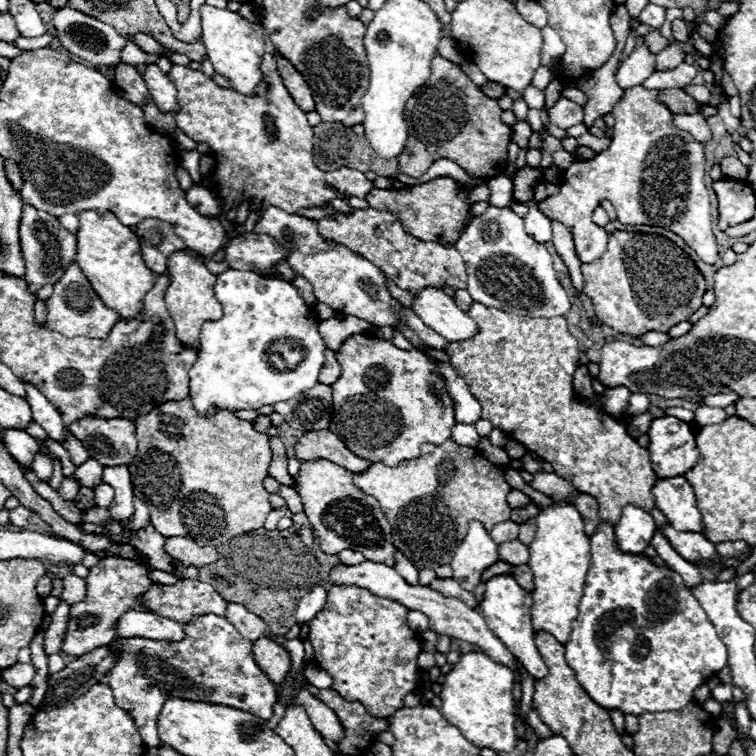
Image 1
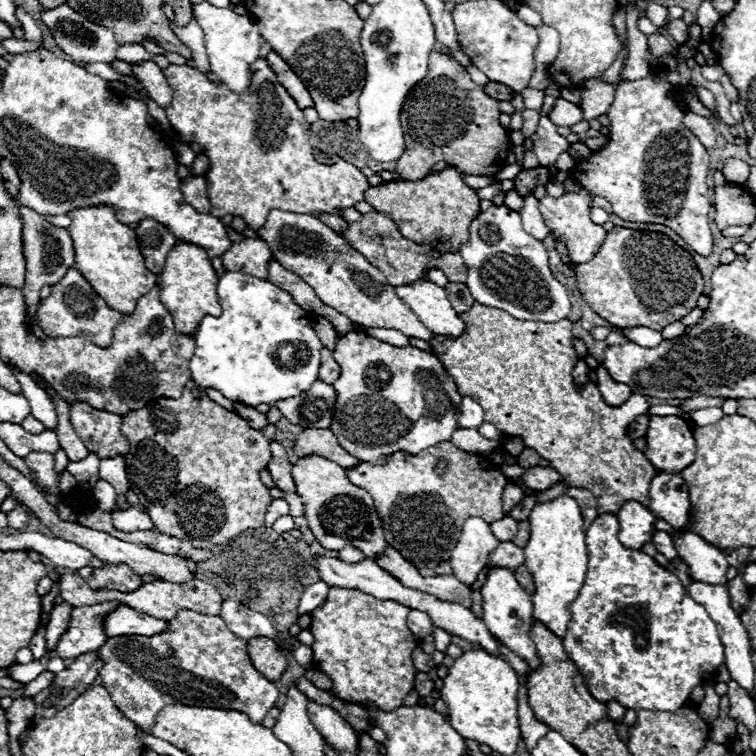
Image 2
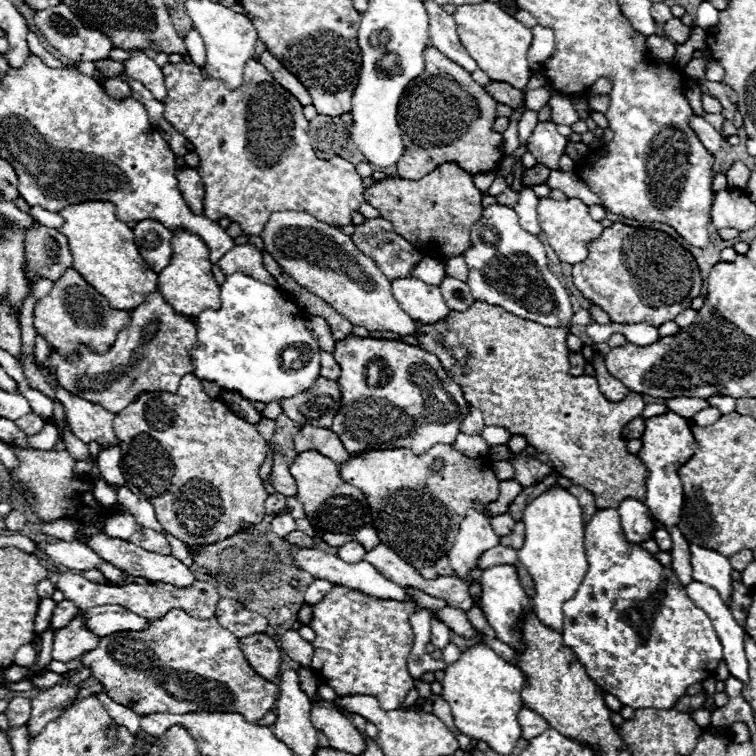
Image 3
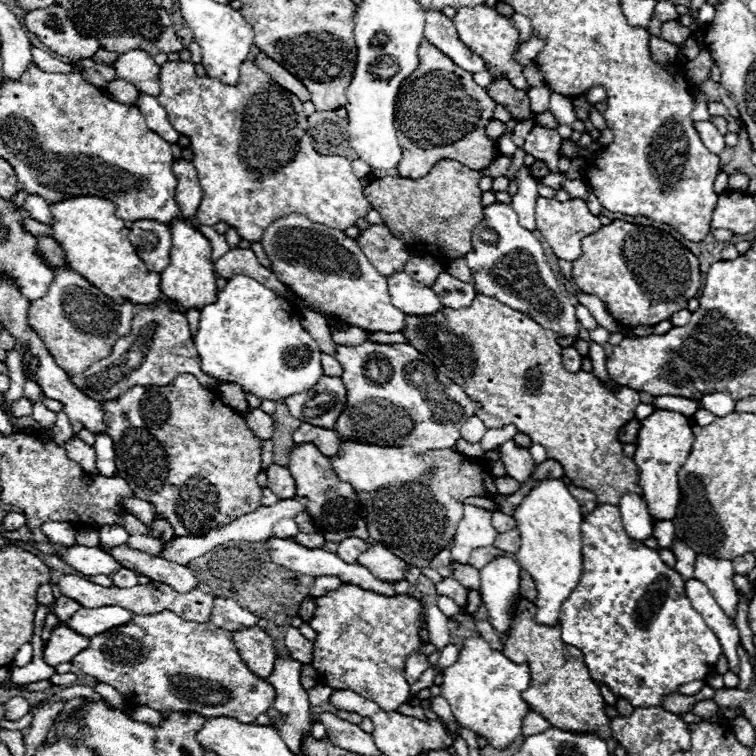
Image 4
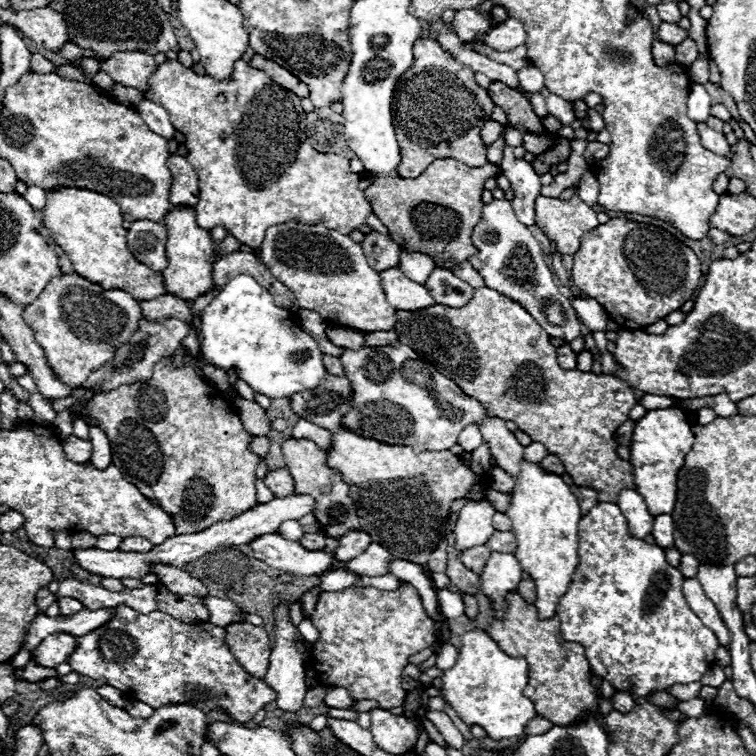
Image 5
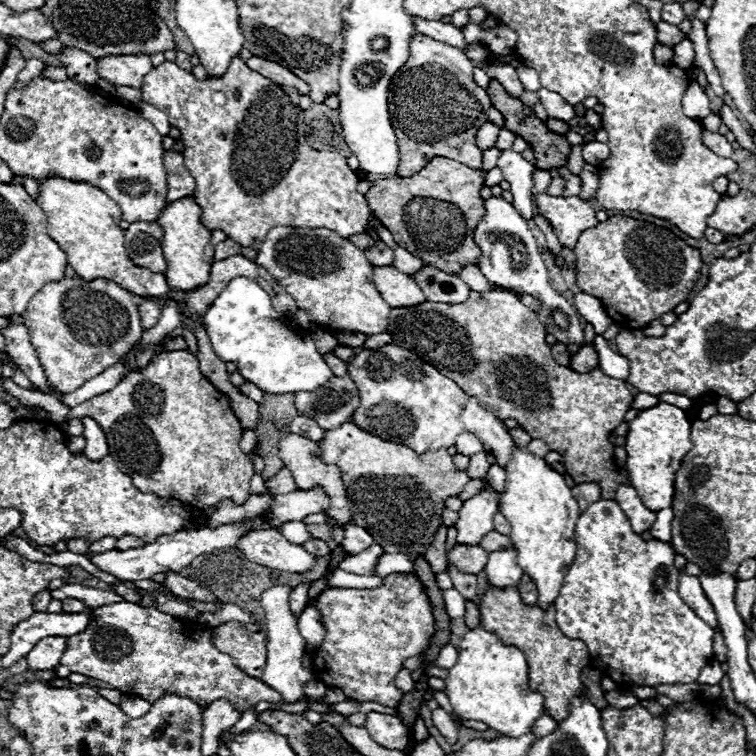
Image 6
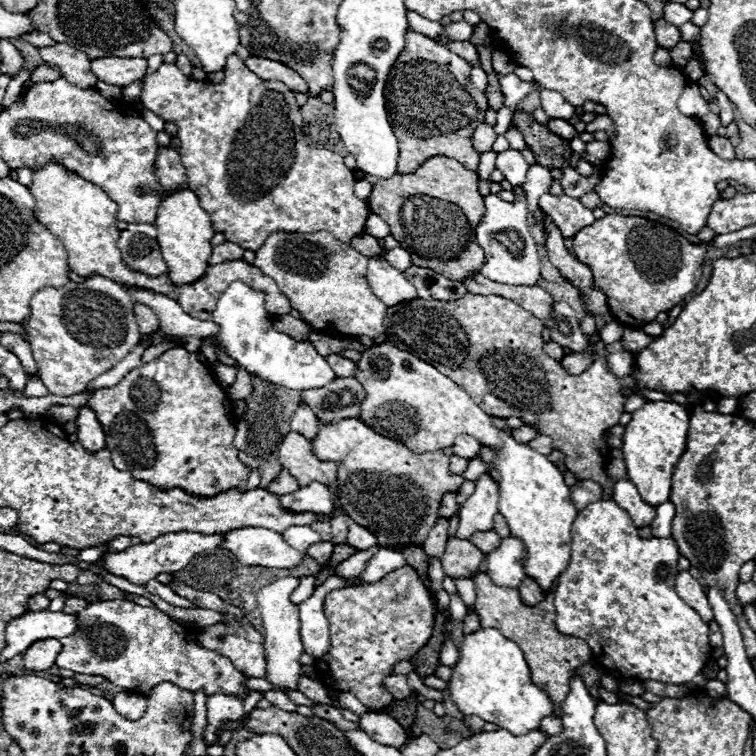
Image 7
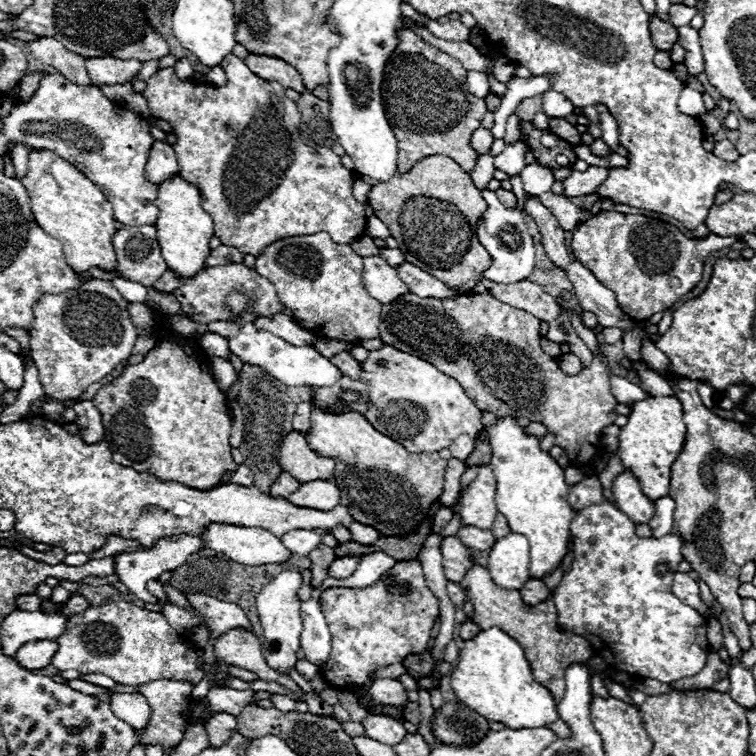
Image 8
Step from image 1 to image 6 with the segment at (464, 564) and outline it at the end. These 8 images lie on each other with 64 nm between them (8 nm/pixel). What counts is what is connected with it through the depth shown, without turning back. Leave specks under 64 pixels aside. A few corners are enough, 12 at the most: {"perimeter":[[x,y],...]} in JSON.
{"perimeter":[[484,486],[462,504],[456,540],[478,544],[494,530],[498,492]]}

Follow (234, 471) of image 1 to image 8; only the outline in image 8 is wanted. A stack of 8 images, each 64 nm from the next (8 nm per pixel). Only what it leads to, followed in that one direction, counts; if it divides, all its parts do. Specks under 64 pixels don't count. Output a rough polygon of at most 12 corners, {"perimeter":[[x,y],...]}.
{"perimeter":[[166,322],[92,398],[112,460],[224,484],[228,400]]}

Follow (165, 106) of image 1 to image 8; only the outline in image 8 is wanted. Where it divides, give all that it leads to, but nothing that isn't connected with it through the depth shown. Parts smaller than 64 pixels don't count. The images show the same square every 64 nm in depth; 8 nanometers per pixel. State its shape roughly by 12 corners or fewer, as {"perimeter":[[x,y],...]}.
{"perimeter":[[86,58],[96,86],[132,82],[142,62]]}

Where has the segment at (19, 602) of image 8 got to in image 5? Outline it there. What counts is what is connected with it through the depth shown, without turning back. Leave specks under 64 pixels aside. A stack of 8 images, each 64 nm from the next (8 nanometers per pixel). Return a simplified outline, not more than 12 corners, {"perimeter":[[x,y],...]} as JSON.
{"perimeter":[[48,588],[36,594],[36,606],[46,612],[52,602],[56,602]]}

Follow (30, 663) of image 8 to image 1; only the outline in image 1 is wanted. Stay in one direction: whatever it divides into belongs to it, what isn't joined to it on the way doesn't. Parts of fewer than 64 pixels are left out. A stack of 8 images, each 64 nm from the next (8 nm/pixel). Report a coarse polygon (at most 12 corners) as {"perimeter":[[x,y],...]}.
{"perimeter":[[102,558],[70,606],[62,652],[78,658],[116,638],[154,584],[150,568]]}

